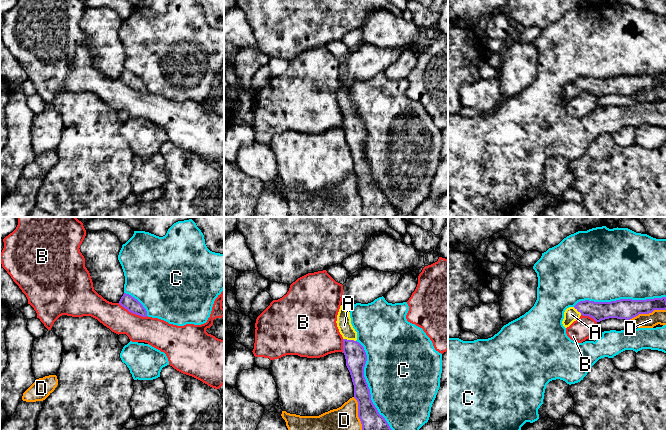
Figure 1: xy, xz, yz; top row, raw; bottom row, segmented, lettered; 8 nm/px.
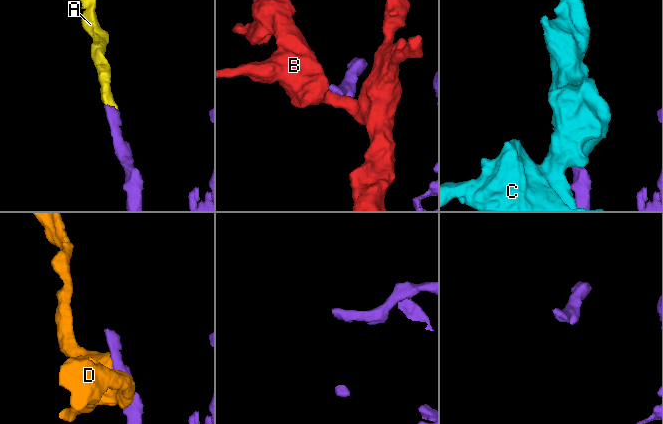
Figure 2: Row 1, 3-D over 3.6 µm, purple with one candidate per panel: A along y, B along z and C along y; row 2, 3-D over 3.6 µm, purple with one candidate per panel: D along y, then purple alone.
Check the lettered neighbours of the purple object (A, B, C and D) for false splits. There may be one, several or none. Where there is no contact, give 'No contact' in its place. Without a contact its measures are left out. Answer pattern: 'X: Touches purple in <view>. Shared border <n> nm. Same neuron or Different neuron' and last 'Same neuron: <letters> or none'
A: Touches purple in xz. Shared border 110 nm. Same neuron
B: Touches purple in xy. Shared border 260 nm. Different neuron
C: Touches purple in yz. Shared border 750 nm. Different neuron
D: Touches purple in yz. Shared border 300 nm. Different neuron
Same neuron: A

